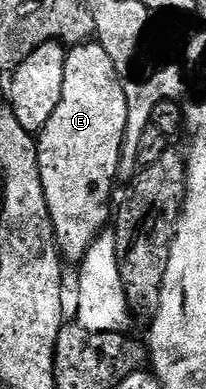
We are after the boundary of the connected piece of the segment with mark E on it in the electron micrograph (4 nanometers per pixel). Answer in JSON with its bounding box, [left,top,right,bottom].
[37,39,127,263]

